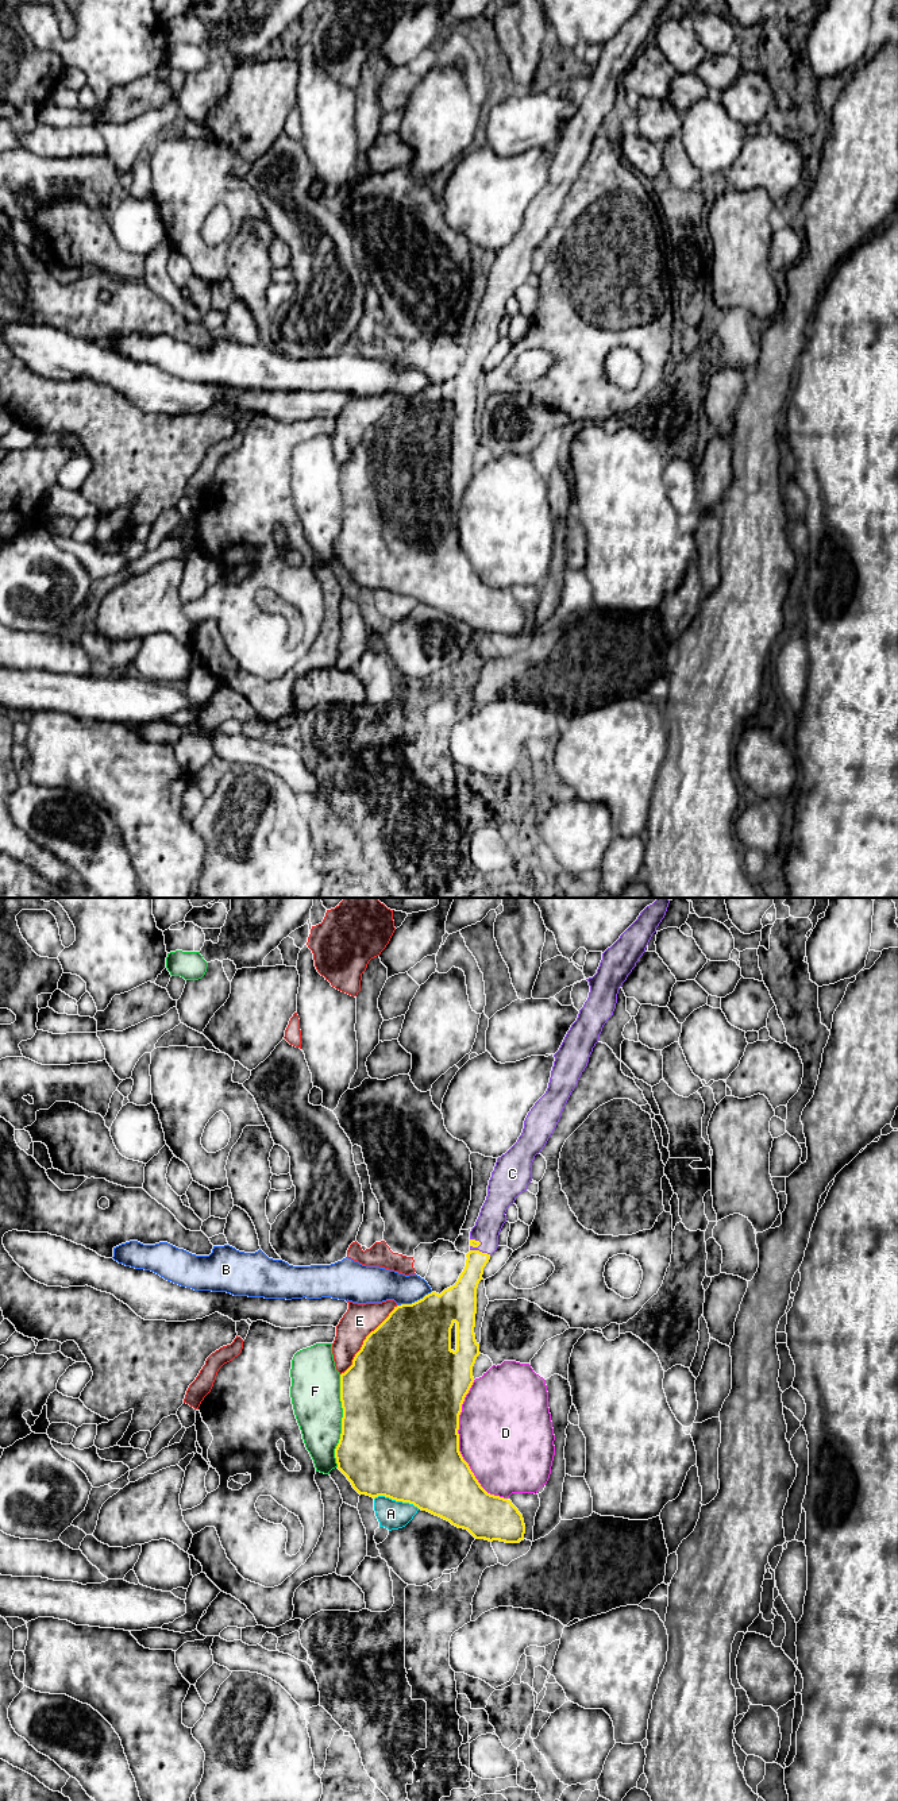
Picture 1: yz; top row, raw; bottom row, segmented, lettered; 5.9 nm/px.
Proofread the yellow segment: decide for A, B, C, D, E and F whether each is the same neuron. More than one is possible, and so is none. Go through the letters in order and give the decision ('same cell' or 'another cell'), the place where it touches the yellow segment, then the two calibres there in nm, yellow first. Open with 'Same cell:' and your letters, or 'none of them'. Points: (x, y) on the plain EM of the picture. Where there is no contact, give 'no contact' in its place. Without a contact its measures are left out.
Same cell: C
A: another cell | yz (397, 593) | 500/170 nm
B: another cell | yz (415, 394) | 440/220 nm
C: same cell | yz (477, 339) | 50/160 nm
D: another cell | yz (458, 539) | 500/480 nm
E: another cell | yz (363, 434) | 500/190 nm
F: another cell | yz (342, 513) | 500/300 nm

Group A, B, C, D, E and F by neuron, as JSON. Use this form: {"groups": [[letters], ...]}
{"groups": [["A"], ["B"], ["C"], ["D"], ["E"], ["F"]]}

